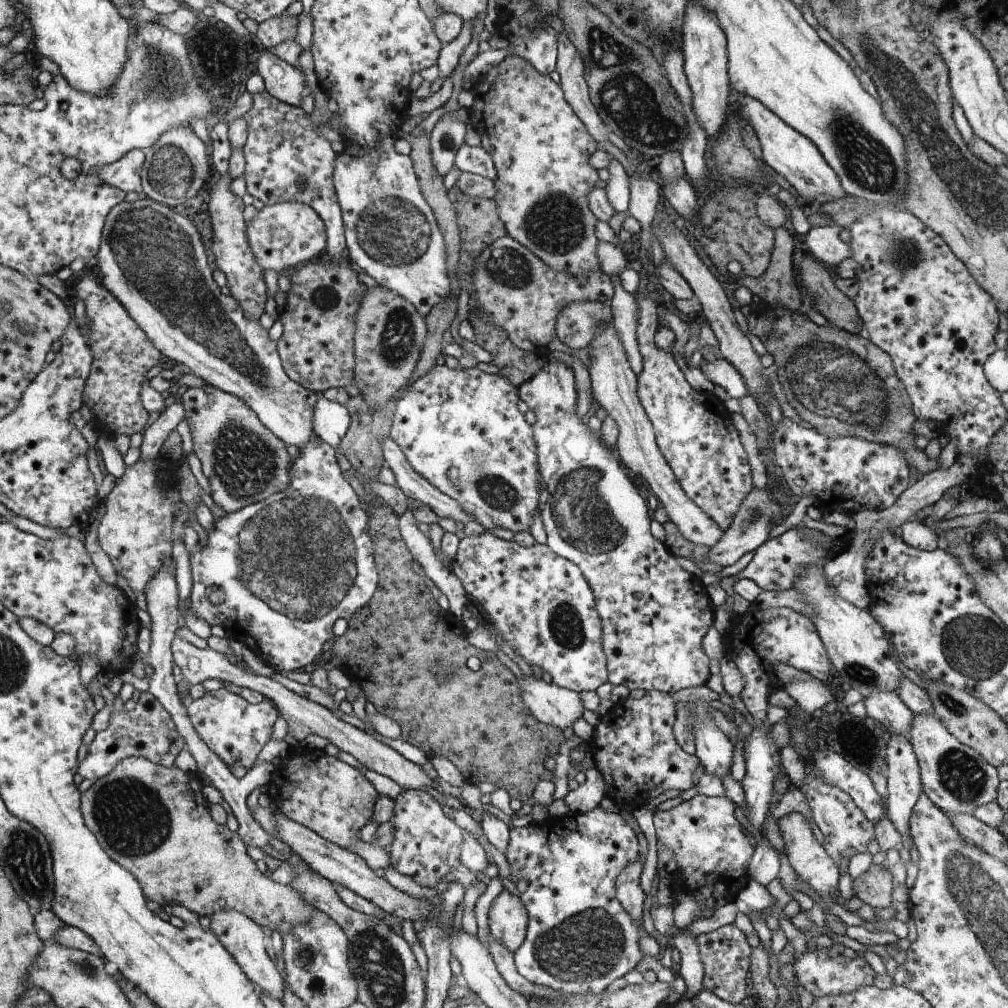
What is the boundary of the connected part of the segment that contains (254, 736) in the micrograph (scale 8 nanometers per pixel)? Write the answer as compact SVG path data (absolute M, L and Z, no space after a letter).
M226 688L206 692L205 696L187 704L188 718L204 744L224 761L229 768L240 765L252 767L264 745L271 739L279 710L269 699L250 704L239 694Z

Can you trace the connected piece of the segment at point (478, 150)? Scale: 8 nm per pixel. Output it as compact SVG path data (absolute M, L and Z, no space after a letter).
M464 143L455 154L455 168L493 181L497 177L496 163L489 151L482 146L471 147Z

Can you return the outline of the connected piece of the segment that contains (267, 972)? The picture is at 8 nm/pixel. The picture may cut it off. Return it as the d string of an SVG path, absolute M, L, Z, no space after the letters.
M235 910L218 911L210 916L210 920L211 924L208 929L213 930L214 934L217 934L217 937L225 944L242 970L249 975L258 992L270 995L281 1002L284 996L284 979L270 959L267 948L264 947L264 932L261 926L250 917Z

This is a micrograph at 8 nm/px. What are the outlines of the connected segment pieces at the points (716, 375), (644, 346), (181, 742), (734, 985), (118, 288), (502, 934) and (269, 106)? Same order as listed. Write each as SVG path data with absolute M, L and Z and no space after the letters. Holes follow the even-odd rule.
M717 358L714 361L703 361L700 365L706 378L714 385L722 386L728 394L735 399L741 399L749 394L741 373L733 363L724 358Z
M646 285L635 296L639 316L635 335L643 356L643 369L638 376L641 403L656 430L657 445L685 493L717 522L724 533L732 524L740 503L754 486L748 456L725 403L711 392L692 388L676 366L672 352L658 349L653 344L651 338L661 324L656 313L656 298Z
M141 692L137 706L131 711L114 711L110 726L106 732L98 732L91 746L108 742L110 746L110 764L108 772L126 757L144 757L151 763L171 767L176 757L185 748L185 740L179 735L178 729L170 713L160 704L160 701L150 692Z
M724 925L709 933L702 933L696 937L700 948L700 957L705 967L704 988L721 996L726 1002L737 1005L748 997L746 978L751 963L751 946L746 941L746 935L736 925Z
M138 200L134 204L121 202L109 212L97 257L102 286L125 306L134 322L162 354L188 366L192 374L205 380L208 385L244 400L287 445L294 444L300 449L312 441L316 393L289 377L284 362L280 362L280 352L276 352L276 341L268 338L268 331L262 329L258 321L245 317L237 299L220 294L220 287L210 276L206 248L200 234L186 216L176 214L172 206L160 200Z
M503 889L492 901L488 922L489 932L514 953L524 942L529 916L521 898Z
M266 89L252 95L252 107L243 115L247 122L247 141L242 148L246 159L247 193L264 202L265 206L292 200L313 207L329 230L329 245L324 258L332 263L339 261L340 256L344 256L342 250L347 242L344 242L344 212L334 184L338 155L302 107L282 102ZM302 178L303 187L298 185Z

